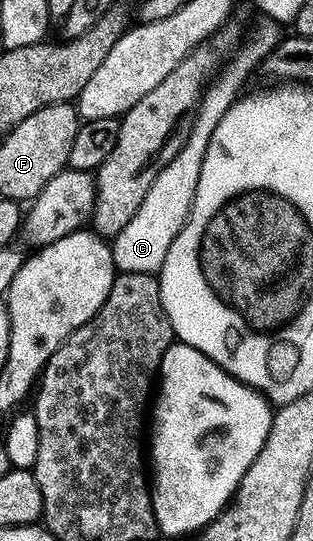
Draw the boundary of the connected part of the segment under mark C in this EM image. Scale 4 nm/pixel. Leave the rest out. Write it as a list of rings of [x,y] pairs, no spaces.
[[[263,20],[263,23],[252,32],[251,39],[236,52],[235,59],[228,66],[226,63],[222,70],[211,78],[194,112],[191,131],[181,152],[177,152],[177,156],[164,161],[161,172],[157,172],[157,180],[153,180],[149,192],[145,192],[145,200],[141,200],[141,208],[137,208],[133,220],[129,220],[129,224],[125,224],[125,228],[121,228],[121,232],[114,235],[110,243],[116,271],[125,274],[145,272],[158,275],[165,264],[165,256],[169,256],[169,244],[173,244],[173,240],[191,216],[193,200],[201,176],[201,164],[205,160],[209,140],[213,140],[213,128],[221,124],[221,116],[225,116],[225,112],[229,112],[231,105],[240,97],[239,89],[246,84],[251,69],[254,66],[258,67],[263,59],[279,45],[281,41],[279,30],[281,30],[280,23]]]

